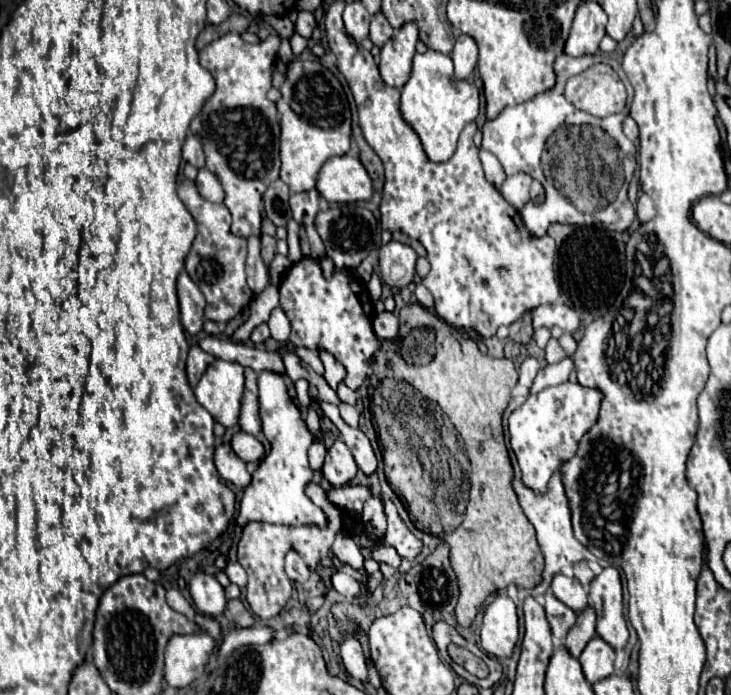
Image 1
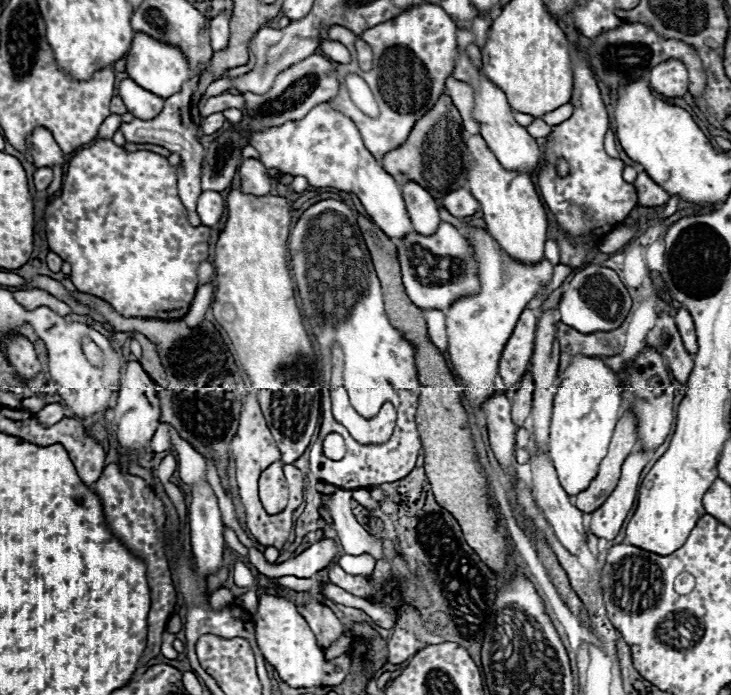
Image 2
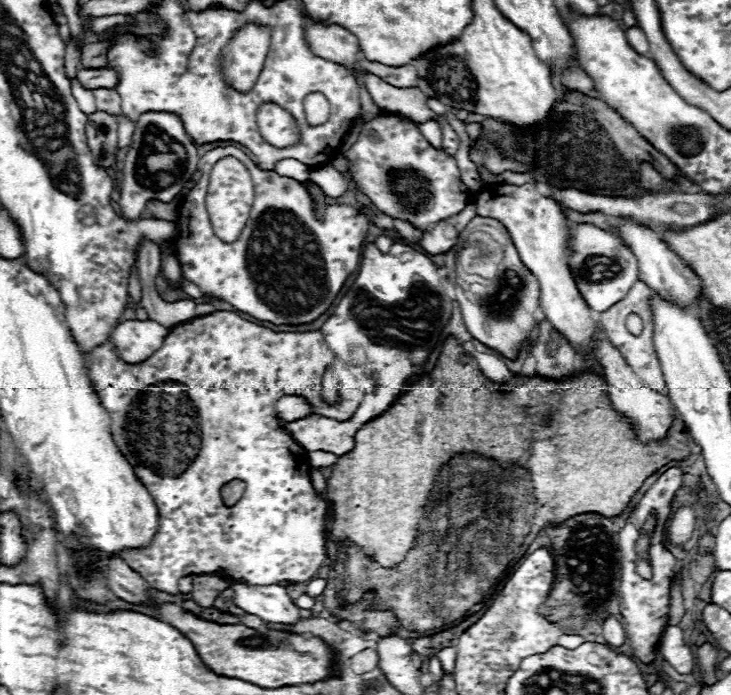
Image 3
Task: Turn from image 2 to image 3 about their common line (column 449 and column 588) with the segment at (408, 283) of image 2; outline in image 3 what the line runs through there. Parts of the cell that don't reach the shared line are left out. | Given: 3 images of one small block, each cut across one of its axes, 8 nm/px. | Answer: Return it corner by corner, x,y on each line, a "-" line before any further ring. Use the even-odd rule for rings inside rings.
568,222
570,230
570,272
572,278
580,290
580,296
584,298
586,306
594,312
604,312
612,304
620,302
632,284
638,280
638,262
636,256
626,248
618,236
596,228
592,224
572,224

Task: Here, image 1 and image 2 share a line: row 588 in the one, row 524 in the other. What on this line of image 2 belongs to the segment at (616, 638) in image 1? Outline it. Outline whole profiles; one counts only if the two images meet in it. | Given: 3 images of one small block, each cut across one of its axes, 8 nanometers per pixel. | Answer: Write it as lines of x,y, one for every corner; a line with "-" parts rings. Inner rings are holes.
634,452
624,460
618,486
608,496
608,500
596,512
592,512
590,532
594,536
606,538
606,540
614,540
618,536
628,512
634,506
638,486
640,486
640,474
648,464
648,460
650,460
650,454
644,454
644,452

